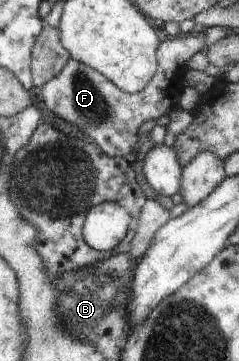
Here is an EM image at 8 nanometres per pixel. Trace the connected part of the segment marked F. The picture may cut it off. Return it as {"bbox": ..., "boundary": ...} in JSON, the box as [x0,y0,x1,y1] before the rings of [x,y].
{"bbox":[41,33,208,158],"boundary":[[[195,33],[179,34],[173,40],[165,40],[157,49],[155,76],[145,88],[133,94],[123,92],[100,72],[70,58],[66,67],[41,87],[41,98],[51,114],[75,124],[101,152],[111,158],[128,158],[138,140],[137,131],[141,124],[153,118],[163,122],[179,106],[179,96],[184,89],[185,65],[205,46],[208,46],[205,37]]]}

